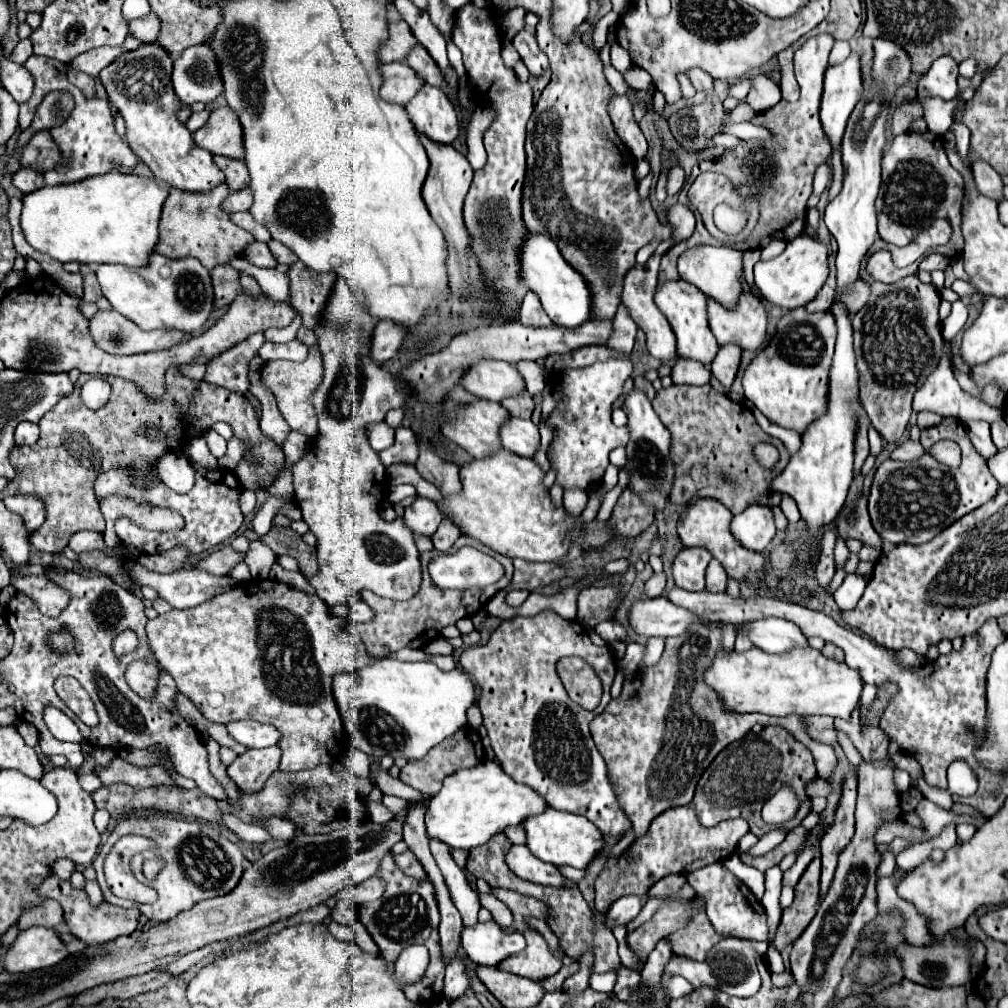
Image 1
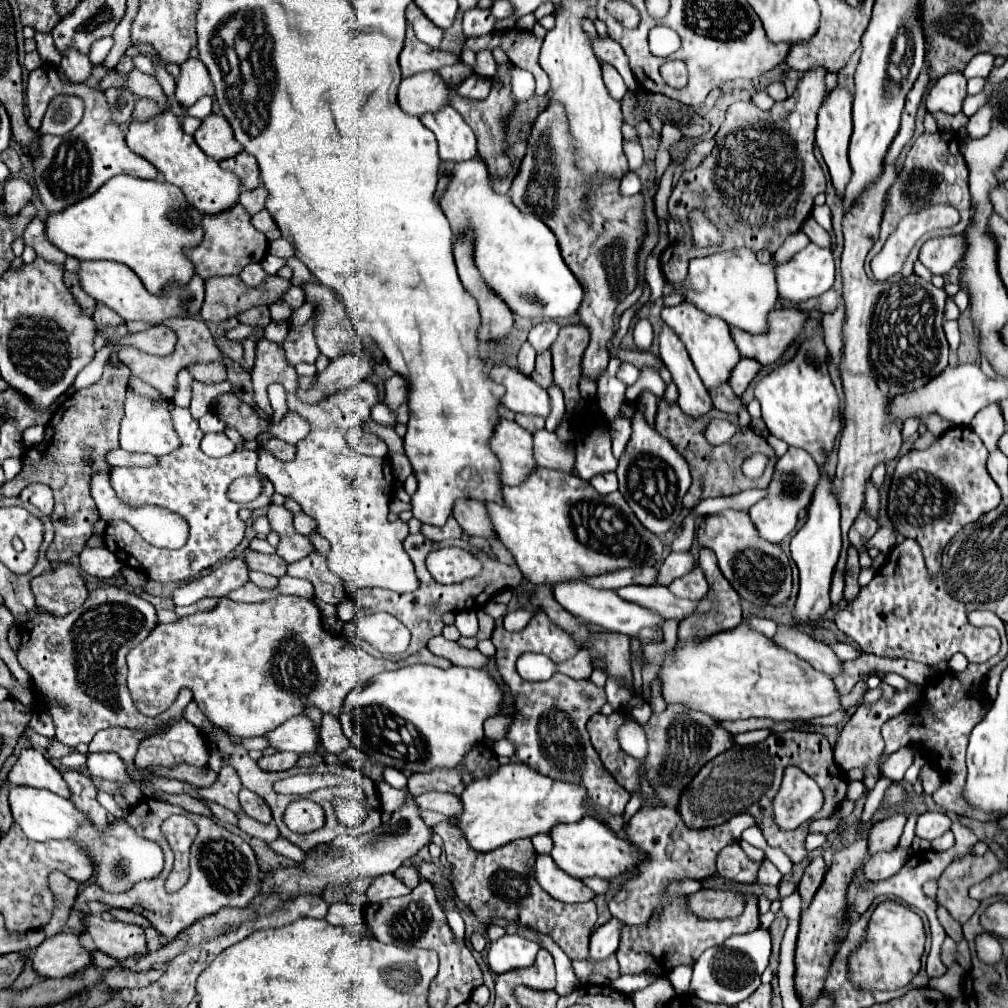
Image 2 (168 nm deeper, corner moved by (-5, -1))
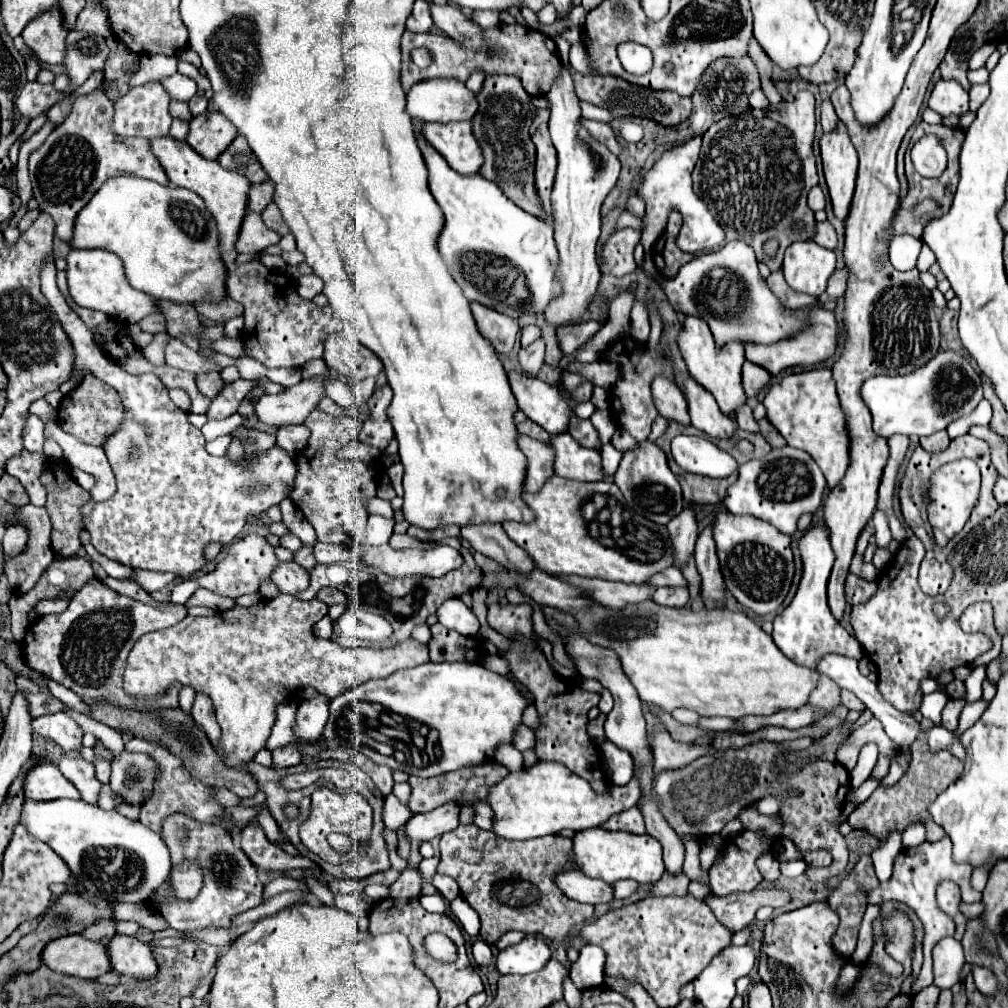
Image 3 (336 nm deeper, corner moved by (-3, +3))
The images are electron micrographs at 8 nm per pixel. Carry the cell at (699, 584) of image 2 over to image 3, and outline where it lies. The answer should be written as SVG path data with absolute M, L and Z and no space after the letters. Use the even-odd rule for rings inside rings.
M656 588L652 600L668 608L684 608L688 604L688 588Z

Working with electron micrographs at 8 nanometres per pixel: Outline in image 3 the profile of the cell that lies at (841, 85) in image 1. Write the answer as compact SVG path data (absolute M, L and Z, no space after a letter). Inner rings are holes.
M842 122L838 124L836 132L822 136L820 150L822 150L822 166L834 214L840 222L844 222L854 194L858 154L852 142L848 140L848 132Z

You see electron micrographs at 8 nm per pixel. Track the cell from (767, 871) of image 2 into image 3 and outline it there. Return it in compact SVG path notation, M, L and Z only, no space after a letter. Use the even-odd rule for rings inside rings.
M793 860L780 863L780 871L786 877L797 877L804 873L807 864L804 860Z

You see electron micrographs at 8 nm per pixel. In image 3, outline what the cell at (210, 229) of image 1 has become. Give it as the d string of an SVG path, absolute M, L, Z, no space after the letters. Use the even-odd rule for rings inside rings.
M248 212L248 216L244 218L244 228L240 230L240 240L236 242L236 250L238 252L262 252L272 244L280 242L280 234L270 230L260 214L256 212Z

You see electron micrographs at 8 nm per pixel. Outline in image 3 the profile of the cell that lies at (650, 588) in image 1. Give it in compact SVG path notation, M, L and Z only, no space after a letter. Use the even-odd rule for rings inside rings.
M684 506L682 512L672 522L668 522L668 532L676 548L676 566L680 566L694 554L694 542L698 538L696 512Z

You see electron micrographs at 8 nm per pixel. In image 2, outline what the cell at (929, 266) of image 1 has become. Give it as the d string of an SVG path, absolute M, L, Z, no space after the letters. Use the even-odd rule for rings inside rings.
M966 232L948 238L930 238L920 250L920 262L934 274L946 274L952 266L962 262L968 248Z

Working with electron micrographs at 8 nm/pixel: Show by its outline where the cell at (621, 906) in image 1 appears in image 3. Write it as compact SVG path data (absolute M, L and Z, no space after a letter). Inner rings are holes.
M582 946L580 958L570 966L570 980L578 990L604 984L604 952L596 946Z

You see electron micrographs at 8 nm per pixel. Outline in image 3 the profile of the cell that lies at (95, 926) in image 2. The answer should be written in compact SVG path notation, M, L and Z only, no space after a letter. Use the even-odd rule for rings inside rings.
M116 934L108 944L108 956L112 960L112 968L118 970L120 976L148 980L158 972L152 950L132 936Z

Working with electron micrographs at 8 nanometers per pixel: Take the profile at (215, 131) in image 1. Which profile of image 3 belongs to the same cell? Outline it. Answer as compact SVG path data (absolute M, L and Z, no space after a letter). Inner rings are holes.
M204 112L190 120L186 142L208 160L216 160L236 138L234 124L220 112Z

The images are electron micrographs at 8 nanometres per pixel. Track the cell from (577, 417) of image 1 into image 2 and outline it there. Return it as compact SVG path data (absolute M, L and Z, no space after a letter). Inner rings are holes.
M648 256L648 260L646 260L646 282L650 286L650 296L648 296L646 302L662 298L662 290L664 290L666 280L664 280L664 276L660 272L660 262L654 256Z

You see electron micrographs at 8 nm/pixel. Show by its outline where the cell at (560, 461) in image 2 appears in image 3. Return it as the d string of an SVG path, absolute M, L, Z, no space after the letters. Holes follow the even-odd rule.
M570 434L552 436L550 446L556 450L554 470L558 476L578 482L606 480L598 450L582 448Z

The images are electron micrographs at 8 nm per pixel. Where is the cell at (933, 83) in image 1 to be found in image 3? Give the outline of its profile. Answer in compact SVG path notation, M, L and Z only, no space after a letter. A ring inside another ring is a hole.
M938 80L930 94L928 106L940 116L962 116L968 112L968 92L954 80Z

